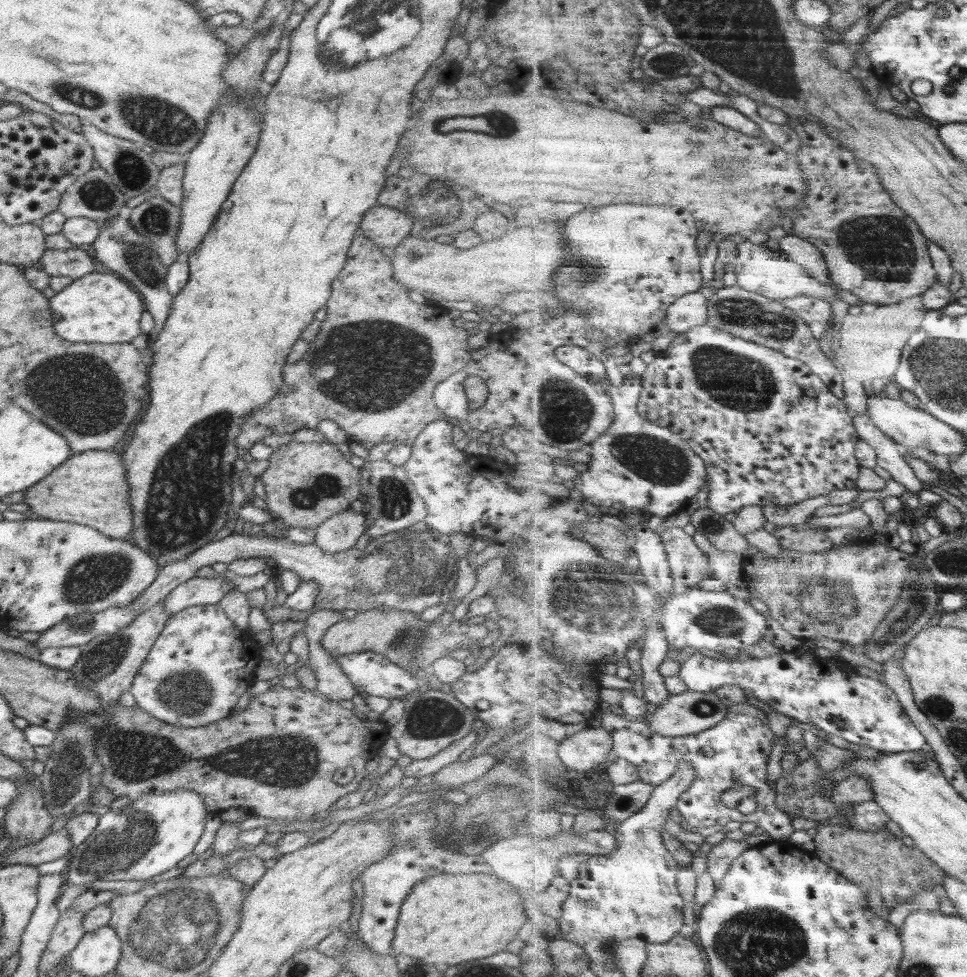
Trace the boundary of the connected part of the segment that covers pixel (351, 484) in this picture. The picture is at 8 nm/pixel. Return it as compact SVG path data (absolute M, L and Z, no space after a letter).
M294 440L274 450L268 468L259 477L265 488L266 509L281 527L316 528L327 518L351 510L350 505L361 497L361 469L348 461L347 451L331 442L296 442Z

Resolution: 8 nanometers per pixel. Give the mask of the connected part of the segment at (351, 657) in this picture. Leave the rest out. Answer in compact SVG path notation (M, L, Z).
M357 652L346 654L346 656L342 654L342 656L336 658L336 661L338 661L342 671L347 674L348 679L352 682L354 689L358 693L366 692L368 695L390 700L402 699L411 693L417 692L417 689L422 686L421 680L416 676L400 668L390 659L377 652Z

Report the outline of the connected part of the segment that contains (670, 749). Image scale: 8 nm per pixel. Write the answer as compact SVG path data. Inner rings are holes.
M749 702L730 708L728 717L722 723L696 735L680 737L664 737L656 735L643 719L628 720L626 717L609 712L599 724L606 727L614 740L614 751L620 758L628 758L638 764L641 780L658 787L670 780L682 762L692 762L696 768L696 782L692 788L682 794L678 806L683 822L682 829L688 832L698 832L710 826L726 825L730 821L740 823L756 823L766 833L770 833L775 842L789 842L794 836L794 826L790 814L780 811L776 804L778 784L769 784L767 780L768 760L772 754L773 745L778 737L768 725L768 716ZM752 786L758 790L754 800L758 803L757 810L750 815L742 814L738 808L729 807L723 800L723 795L732 788Z

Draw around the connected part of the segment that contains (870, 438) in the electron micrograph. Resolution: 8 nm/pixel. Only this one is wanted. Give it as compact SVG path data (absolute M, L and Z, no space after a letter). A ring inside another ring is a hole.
M870 414L856 416L855 425L860 437L876 449L878 464L892 472L892 478L904 484L909 489L909 495L919 494L926 489L925 483L916 476L914 468L904 457L902 444L876 425Z

